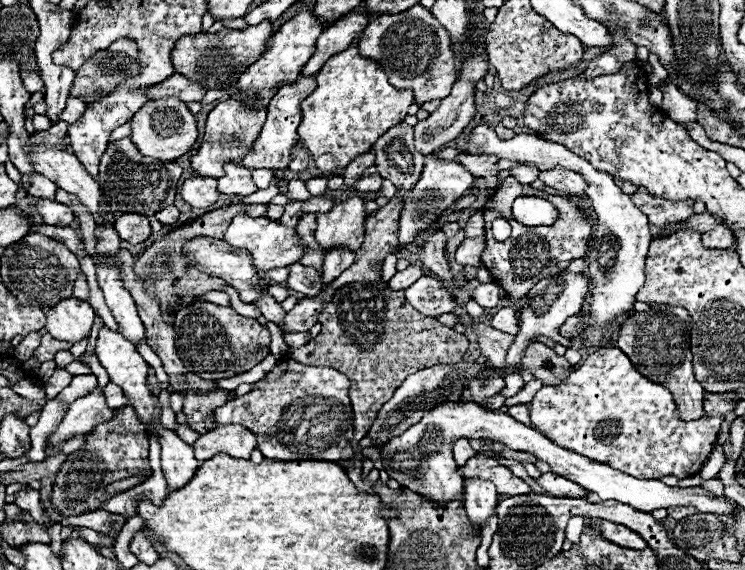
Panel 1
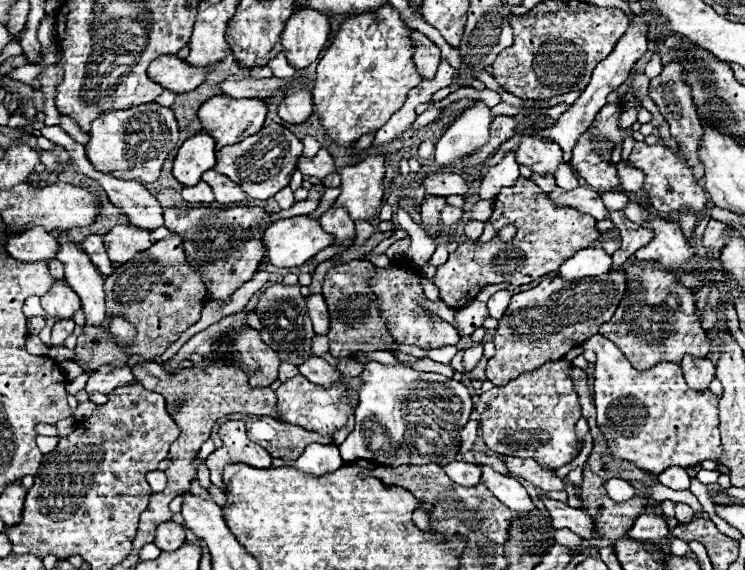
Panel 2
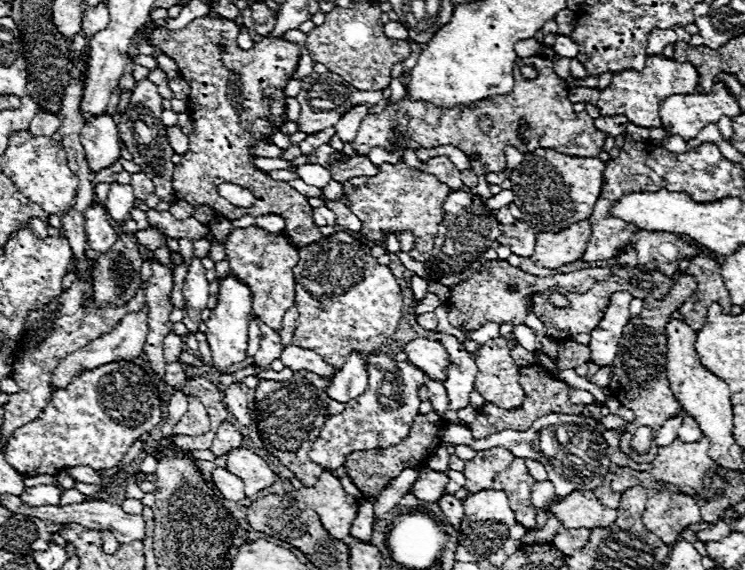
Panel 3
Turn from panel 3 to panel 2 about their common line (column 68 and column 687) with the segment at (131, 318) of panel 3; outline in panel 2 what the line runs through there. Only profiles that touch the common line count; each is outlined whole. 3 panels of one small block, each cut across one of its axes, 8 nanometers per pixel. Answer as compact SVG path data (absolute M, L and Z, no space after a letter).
M686 356L686 358L682 358L680 366L684 370L684 378L686 378L688 386L694 390L706 388L712 382L712 378L716 376L716 368L714 368L712 360L708 360L708 358Z

